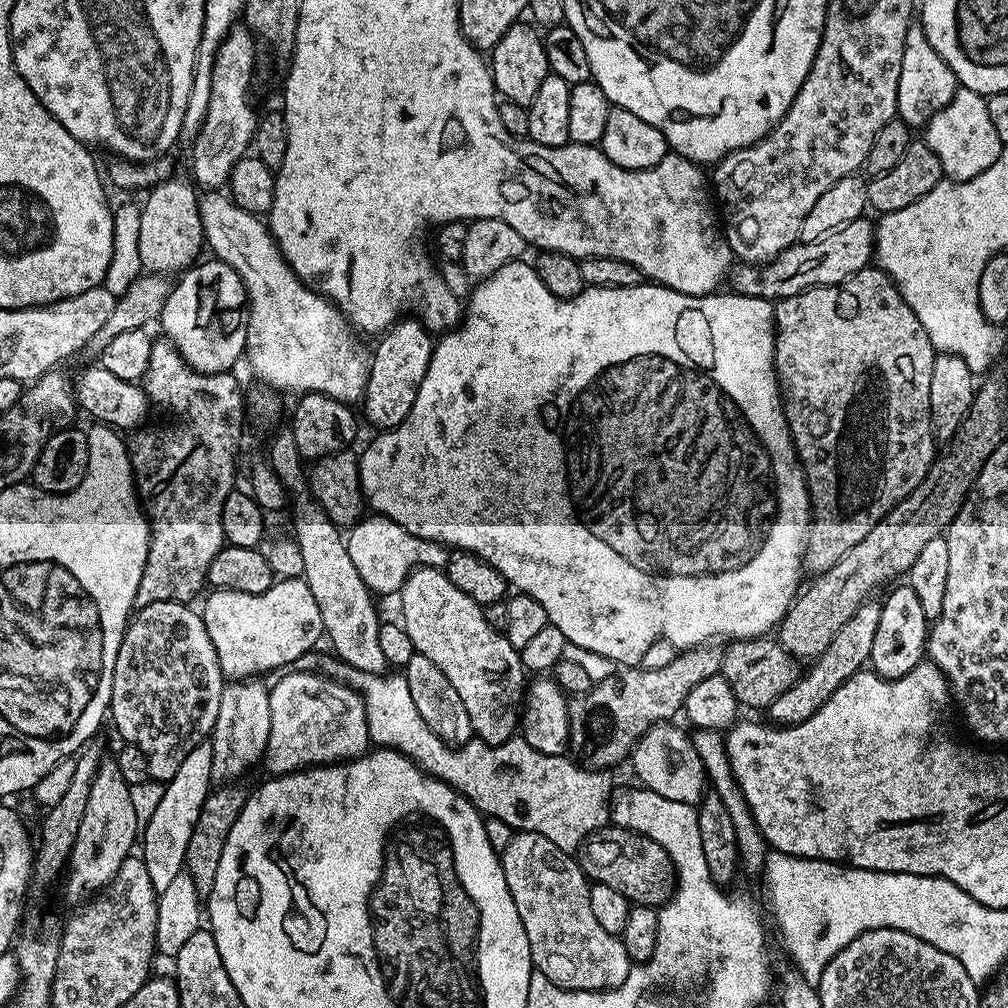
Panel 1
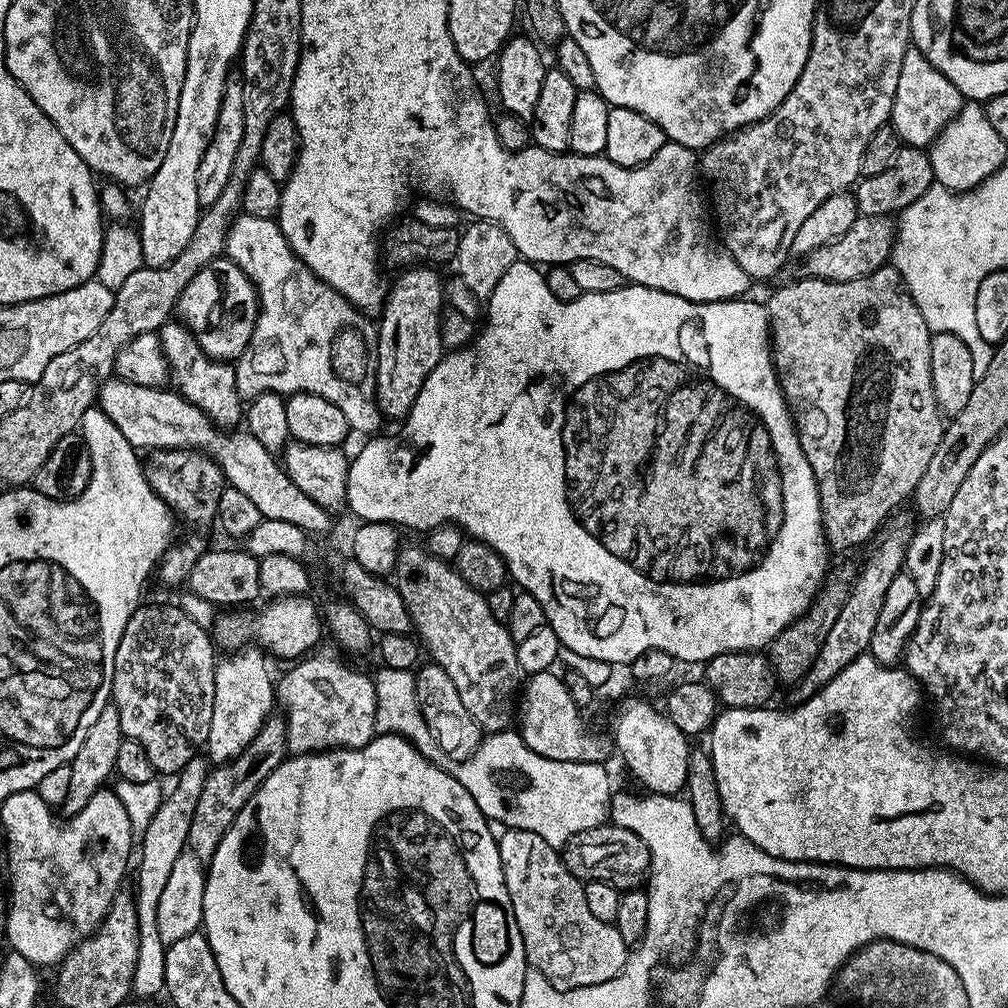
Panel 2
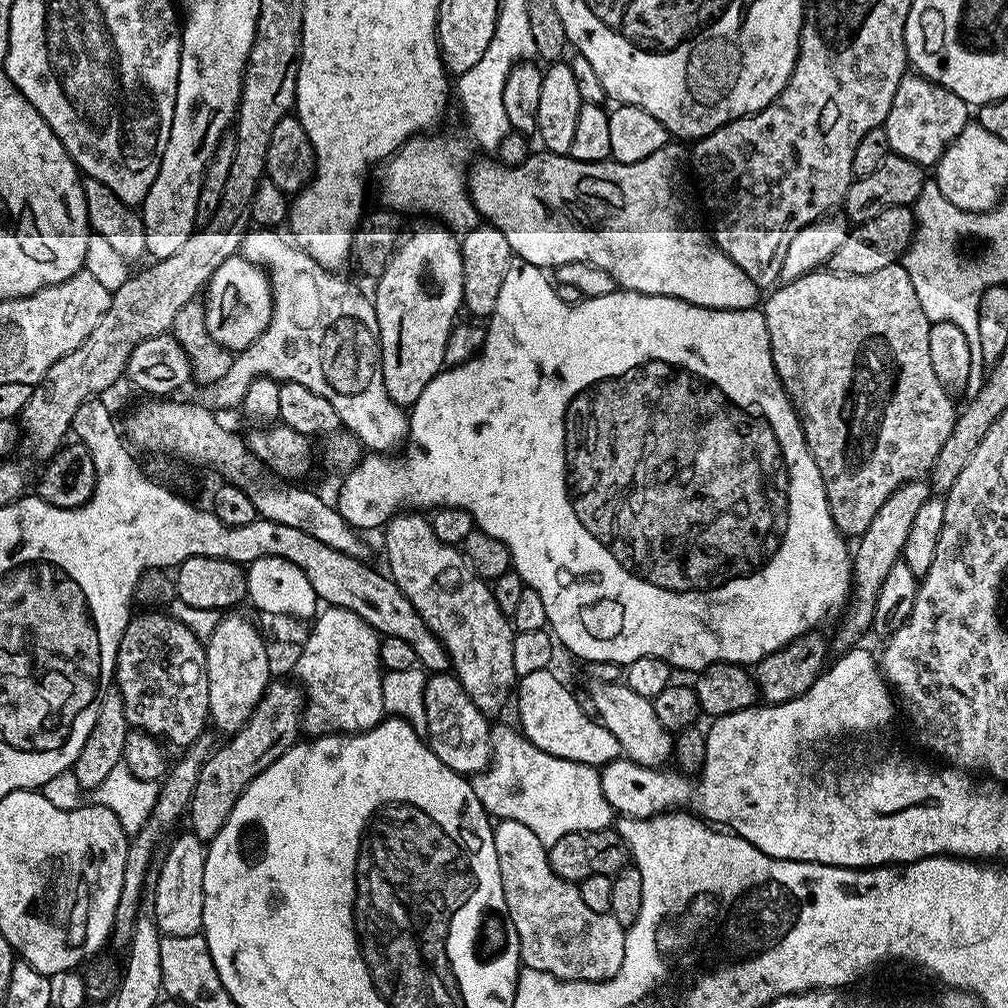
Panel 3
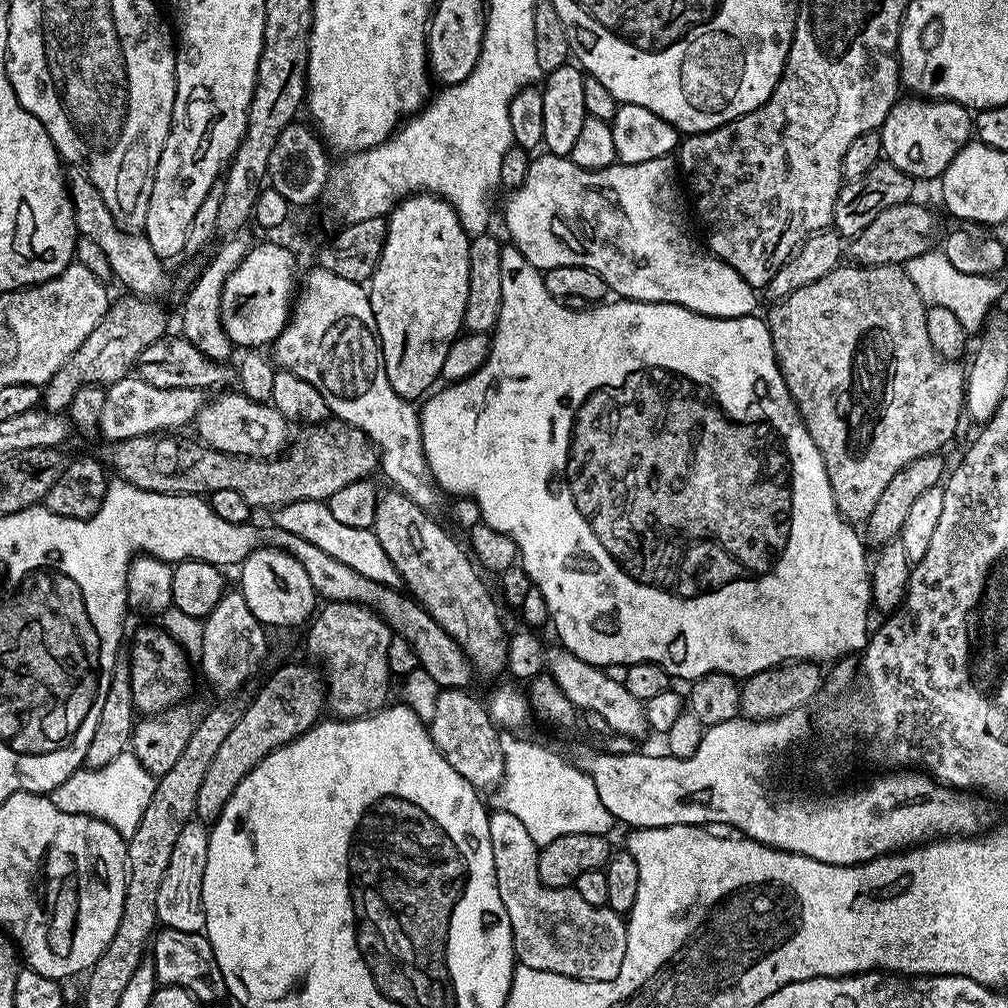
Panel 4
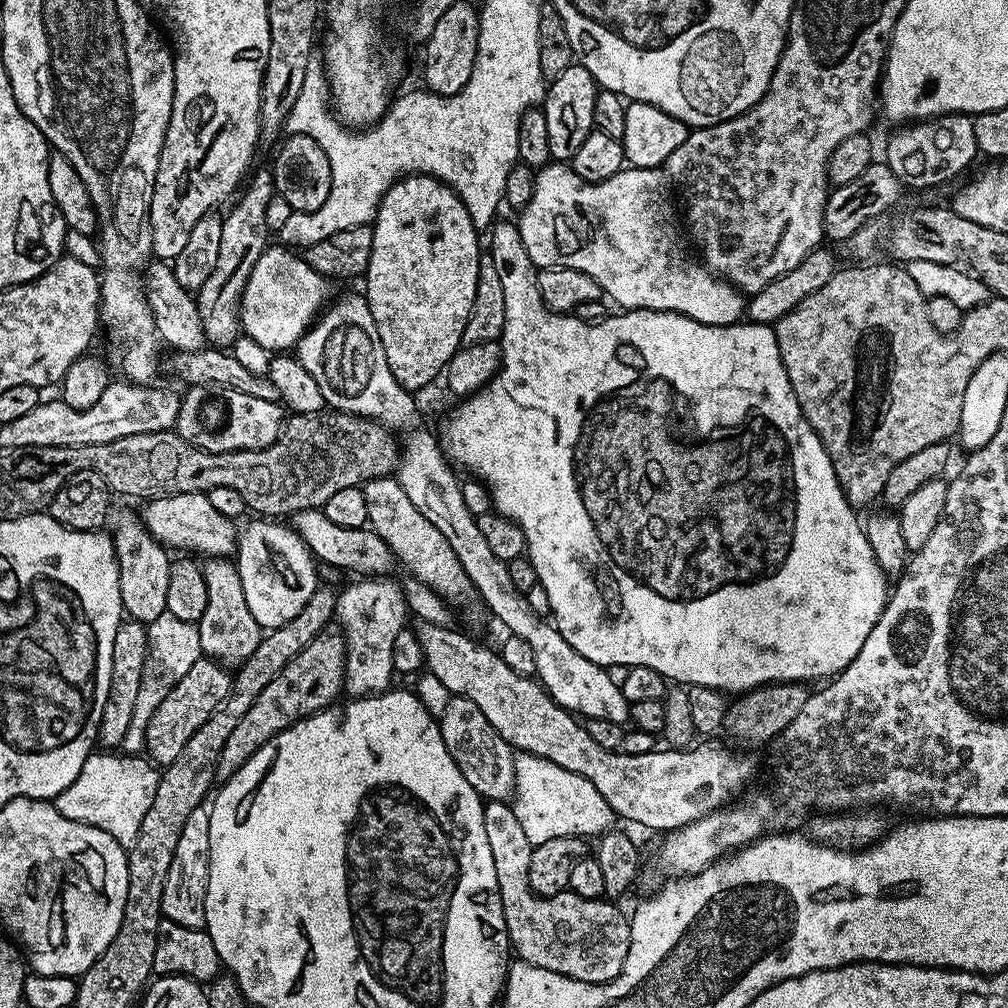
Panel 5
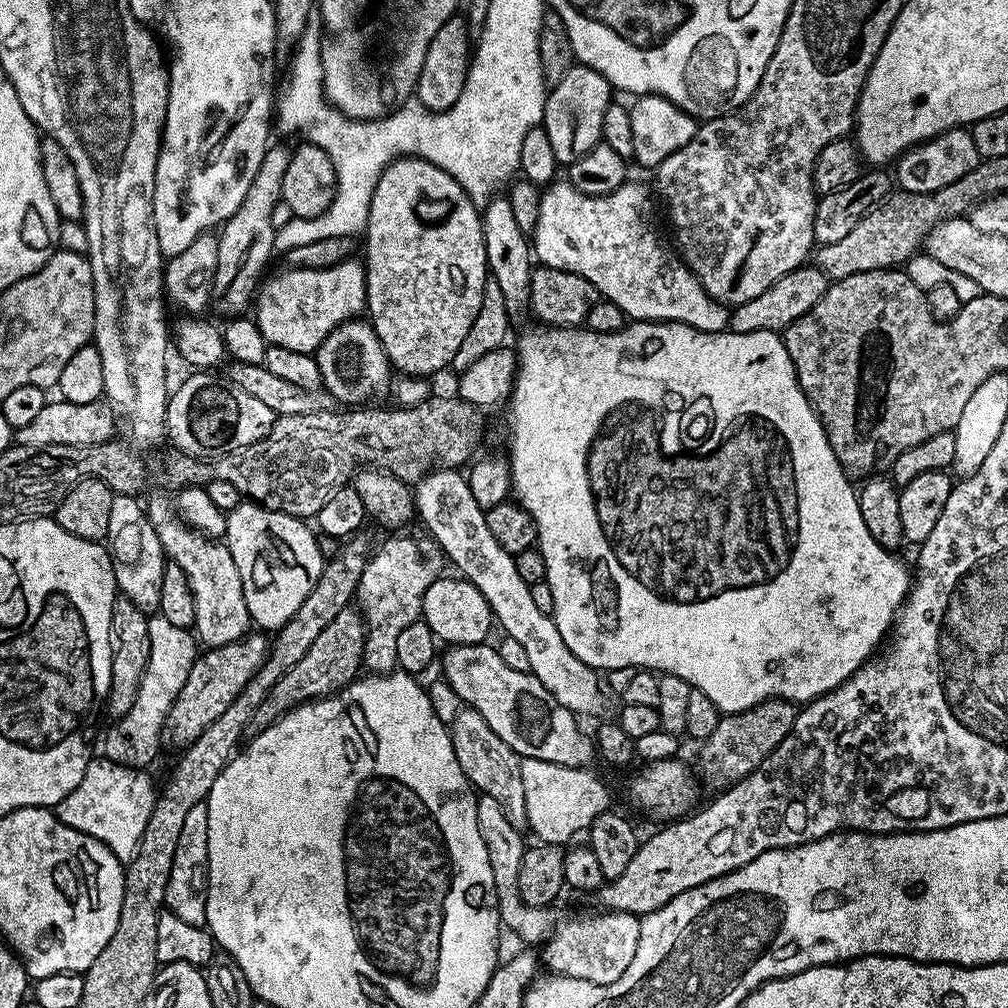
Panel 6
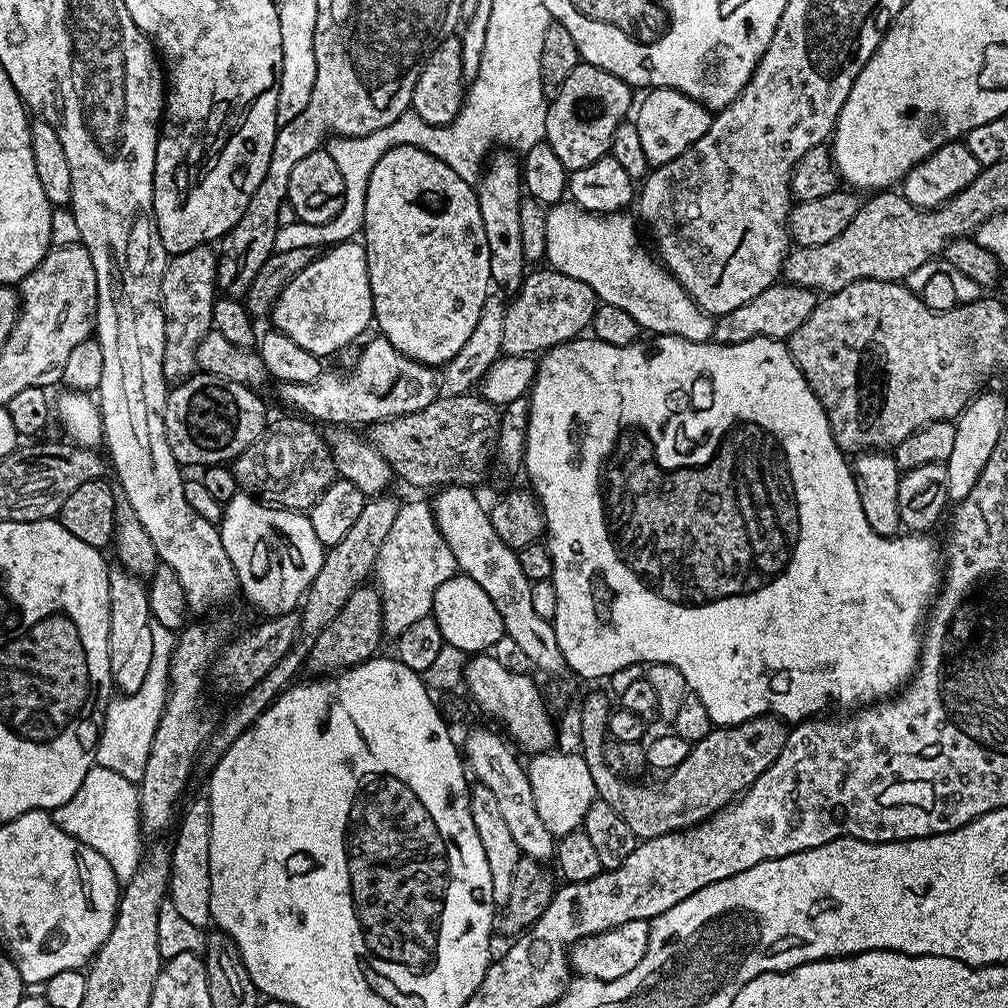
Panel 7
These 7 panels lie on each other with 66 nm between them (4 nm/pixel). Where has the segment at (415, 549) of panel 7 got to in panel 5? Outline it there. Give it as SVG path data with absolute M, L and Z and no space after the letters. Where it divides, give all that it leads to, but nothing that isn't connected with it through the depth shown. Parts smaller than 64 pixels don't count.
M360 578L357 584L349 586L345 592L341 591L336 598L335 623L348 643L346 650L346 666L344 667L344 692L349 697L375 696L377 692L389 691L388 684L394 677L394 642L400 631L406 626L404 620L410 616L407 602L404 600L401 585L389 578Z

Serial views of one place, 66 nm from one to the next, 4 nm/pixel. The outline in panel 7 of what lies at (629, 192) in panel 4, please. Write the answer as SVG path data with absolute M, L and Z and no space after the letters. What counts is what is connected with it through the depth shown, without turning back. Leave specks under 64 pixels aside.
M571 202L553 204L547 209L546 218L546 260L551 267L562 274L570 274L570 278L578 278L578 282L586 282L590 290L603 303L618 306L628 314L645 333L657 336L677 336L690 342L709 342L714 334L715 319L703 312L690 298L690 294L679 282L668 273L668 269L660 263L651 251L640 245L640 236L636 233L637 221L624 216L623 211L601 214L588 212Z

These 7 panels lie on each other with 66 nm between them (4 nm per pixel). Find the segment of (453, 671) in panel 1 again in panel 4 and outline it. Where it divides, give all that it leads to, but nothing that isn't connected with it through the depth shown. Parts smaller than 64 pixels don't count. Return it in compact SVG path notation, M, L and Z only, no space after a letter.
M388 490L388 493L386 493L385 496L383 493L383 495L377 499L374 531L378 538L378 542L382 542L382 550L386 550L386 558L390 558L390 562L394 562L394 570L398 570L403 587L407 589L412 599L416 600L417 603L421 604L426 611L432 615L434 622L438 622L438 626L442 626L442 630L446 630L446 634L450 634L450 638L454 638L454 642L458 642L458 646L468 655L468 660L472 663L473 669L475 669L479 675L481 672L484 676L496 676L499 672L503 673L508 666L508 636L506 635L506 631L504 632L503 622L500 621L500 612L496 609L497 597L494 595L494 592L494 597L492 597L491 590L484 585L483 578L485 579L485 577L478 571L477 565L474 563L473 557L466 551L465 545L461 543L461 541L460 545L459 542L456 541L455 538L452 537L451 534L448 533L447 530L432 516L435 515L433 515L431 511L424 509L422 506L418 506L413 500L403 496L402 493L395 490Z

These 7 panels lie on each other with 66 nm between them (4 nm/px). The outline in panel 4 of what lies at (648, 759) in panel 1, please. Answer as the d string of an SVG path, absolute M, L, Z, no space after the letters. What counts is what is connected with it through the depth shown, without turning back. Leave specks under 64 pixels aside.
M562 646L549 651L546 656L546 672L561 688L576 710L597 712L606 718L609 729L615 735L628 735L640 738L643 732L649 731L644 713L644 701L634 698L624 684L614 682L604 673L603 667L578 658L573 652L568 652Z

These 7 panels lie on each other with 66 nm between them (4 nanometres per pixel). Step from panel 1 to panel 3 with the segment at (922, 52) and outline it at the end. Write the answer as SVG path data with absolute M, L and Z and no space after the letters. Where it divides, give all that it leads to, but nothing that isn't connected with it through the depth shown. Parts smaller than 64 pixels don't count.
M905 74L902 82L898 82L898 90L894 90L894 102L890 102L890 114L886 114L884 119L882 135L891 155L906 158L928 170L939 162L948 149L948 144L954 142L954 138L958 138L958 134L962 134L969 123L970 106L962 98L958 98L958 94L946 90L941 84L930 82L922 75Z

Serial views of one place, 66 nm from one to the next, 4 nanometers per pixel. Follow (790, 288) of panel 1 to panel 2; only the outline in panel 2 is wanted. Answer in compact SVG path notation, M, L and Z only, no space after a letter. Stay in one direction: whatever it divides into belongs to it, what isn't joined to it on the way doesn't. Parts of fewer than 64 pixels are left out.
M857 215L854 226L846 230L834 242L818 246L809 256L803 257L796 268L795 275L809 280L833 280L850 282L863 276L874 274L874 270L885 267L892 255L892 244L896 241L896 224L890 216Z

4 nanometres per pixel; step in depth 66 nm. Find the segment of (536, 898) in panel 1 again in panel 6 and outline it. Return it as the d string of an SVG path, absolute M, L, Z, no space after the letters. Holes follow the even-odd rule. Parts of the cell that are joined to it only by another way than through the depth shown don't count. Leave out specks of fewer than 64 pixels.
M481 795L476 800L476 805L478 806L480 838L486 842L488 865L490 870L494 870L499 923L503 927L505 924L518 939L525 940L528 943L525 945L536 946L532 944L542 943L551 934L552 923L555 922L556 916L552 913L553 909L551 907L535 908L520 897L518 872L522 870L522 858L526 851L526 843L524 844L523 838L520 837L523 836L521 829L513 826L510 818L502 810L502 806L498 806L498 802L494 802L494 798ZM599 910L593 916L576 916L573 920L564 920L552 932L548 945L542 952L542 960L548 963L547 971L557 976L569 976L585 980L591 984L609 984L626 974L626 966L634 962L634 950L638 950L638 934L640 933L640 917L632 912L614 912Z

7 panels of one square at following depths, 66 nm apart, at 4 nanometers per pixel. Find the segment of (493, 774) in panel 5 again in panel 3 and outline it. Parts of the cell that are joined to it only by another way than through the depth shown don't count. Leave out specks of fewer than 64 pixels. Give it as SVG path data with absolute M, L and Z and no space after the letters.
M451 671L429 675L424 691L426 702L427 743L450 770L471 778L484 771L492 761L492 733L490 720L470 702L470 694L462 690L458 678Z

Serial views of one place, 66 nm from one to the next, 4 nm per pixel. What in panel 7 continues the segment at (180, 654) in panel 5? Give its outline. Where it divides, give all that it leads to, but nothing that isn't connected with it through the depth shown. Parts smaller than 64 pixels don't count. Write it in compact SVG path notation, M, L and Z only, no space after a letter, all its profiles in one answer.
M153 622L150 626L150 635L154 637L154 651L150 654L150 671L142 686L131 694L120 694L114 702L109 703L104 709L104 722L100 726L100 737L96 743L95 763L106 770L114 770L114 774L122 774L122 778L129 780L131 784L139 785L142 774L146 774L146 758L150 758L150 746L154 742L154 730L158 730L158 722L164 713L164 703L168 701L168 671L172 661L172 652L176 649L177 633L166 626Z

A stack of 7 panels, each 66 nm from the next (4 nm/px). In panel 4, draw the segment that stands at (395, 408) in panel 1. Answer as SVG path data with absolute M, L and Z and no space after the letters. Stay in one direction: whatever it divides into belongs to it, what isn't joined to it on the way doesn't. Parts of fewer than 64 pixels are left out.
M431 194L401 199L386 219L388 233L378 266L367 285L368 297L380 335L386 378L390 378L390 386L403 400L416 402L433 387L435 380L441 379L442 362L446 362L450 346L464 328L466 294L470 290L470 237L462 230L462 222L458 222L458 214L447 200Z

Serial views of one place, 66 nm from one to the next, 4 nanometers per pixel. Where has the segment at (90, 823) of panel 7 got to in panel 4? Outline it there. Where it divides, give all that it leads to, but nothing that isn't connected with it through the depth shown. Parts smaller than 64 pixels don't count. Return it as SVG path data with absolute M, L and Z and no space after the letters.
M131 750L118 754L114 762L104 768L82 766L62 782L50 794L51 807L62 810L66 814L93 816L102 823L114 826L121 840L127 842L138 830L138 822L142 822L142 814L146 814L146 806L150 806L150 798L154 798L157 777L147 772Z

